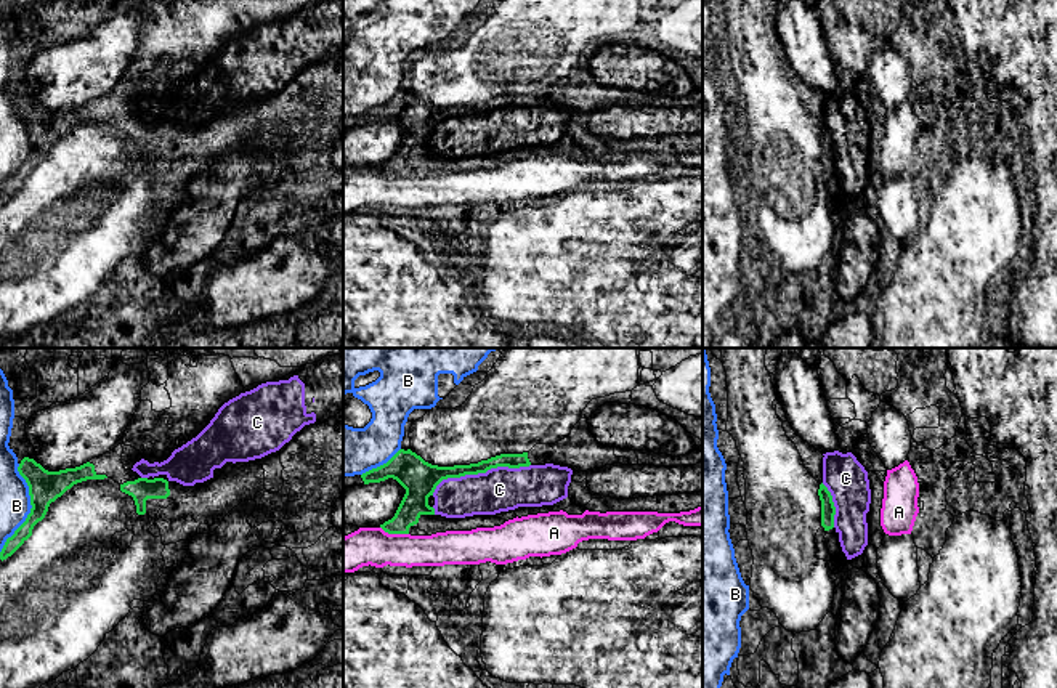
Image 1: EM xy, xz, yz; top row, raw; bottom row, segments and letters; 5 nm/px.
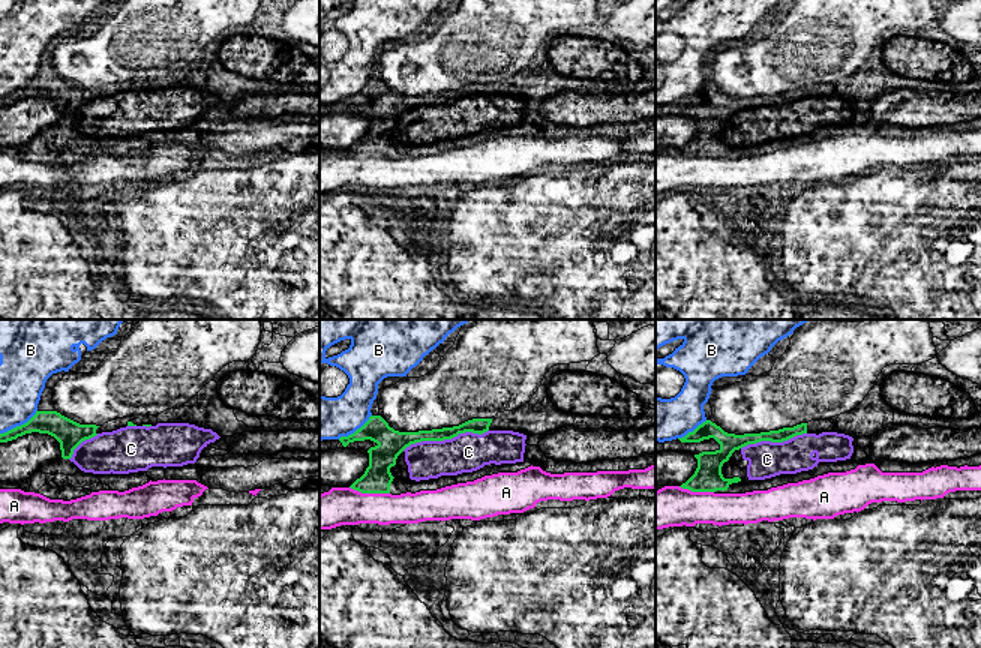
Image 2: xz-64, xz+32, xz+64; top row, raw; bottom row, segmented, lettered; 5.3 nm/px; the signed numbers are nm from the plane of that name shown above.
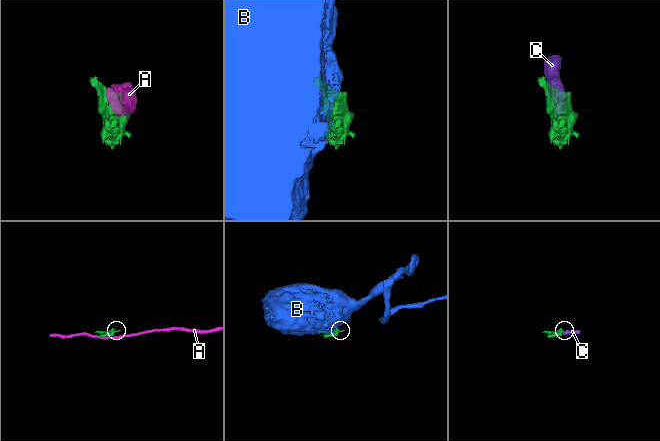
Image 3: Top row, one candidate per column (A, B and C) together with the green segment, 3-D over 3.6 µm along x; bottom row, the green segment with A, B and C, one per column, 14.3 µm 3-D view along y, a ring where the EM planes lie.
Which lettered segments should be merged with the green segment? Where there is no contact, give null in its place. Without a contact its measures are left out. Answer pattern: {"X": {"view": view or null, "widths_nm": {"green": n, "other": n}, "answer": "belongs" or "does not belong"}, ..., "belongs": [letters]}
{"A": {"view": "xz", "widths_nm": {"green": 130, "other": 190}, "answer": "does not belong"}, "B": {"view": "xy", "widths_nm": {"green": 160, "other": 160}, "answer": "does not belong"}, "C": {"view": "xz", "widths_nm": {"green": 120, "other": 220}, "answer": "belongs"}, "belongs": ["C"]}

